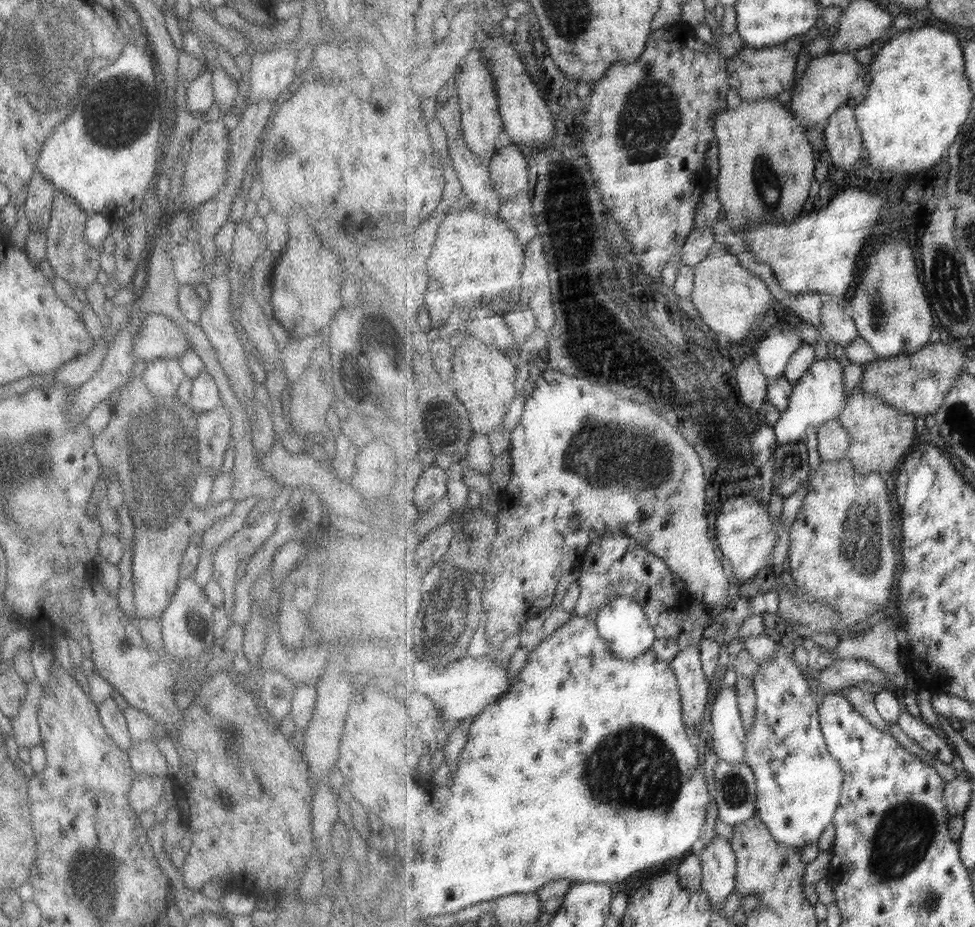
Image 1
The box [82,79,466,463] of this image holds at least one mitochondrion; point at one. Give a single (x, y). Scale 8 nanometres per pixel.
(114, 131)

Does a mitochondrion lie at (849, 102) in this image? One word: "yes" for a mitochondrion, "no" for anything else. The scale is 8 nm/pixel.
no

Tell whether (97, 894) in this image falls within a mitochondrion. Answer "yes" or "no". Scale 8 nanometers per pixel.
yes

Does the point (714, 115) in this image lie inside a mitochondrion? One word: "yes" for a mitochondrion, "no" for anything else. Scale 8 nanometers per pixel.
no

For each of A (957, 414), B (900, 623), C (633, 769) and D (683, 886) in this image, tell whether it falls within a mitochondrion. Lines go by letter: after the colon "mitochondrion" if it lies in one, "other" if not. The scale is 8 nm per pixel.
A: mitochondrion
B: other
C: mitochondrion
D: other

